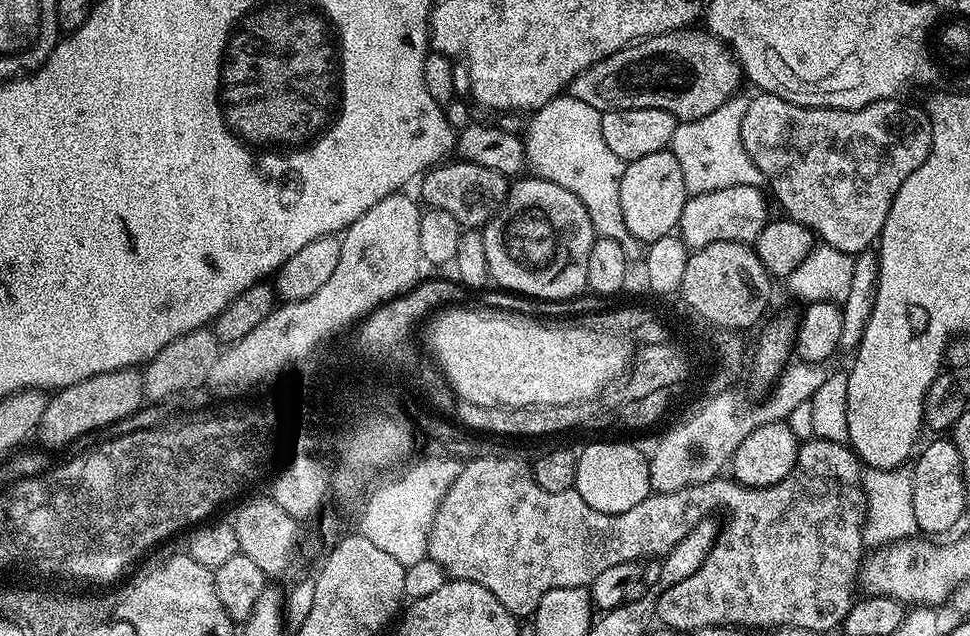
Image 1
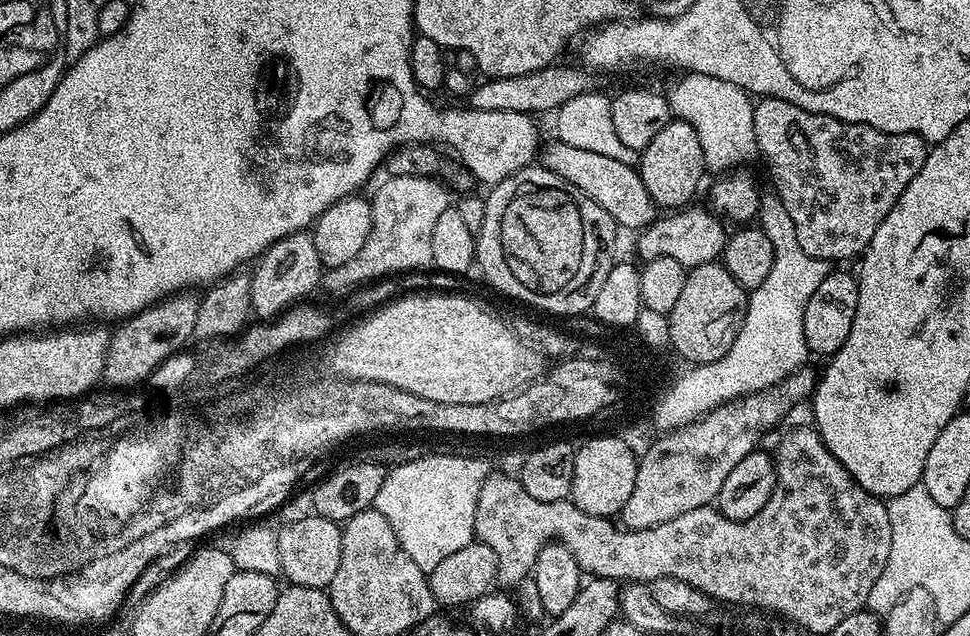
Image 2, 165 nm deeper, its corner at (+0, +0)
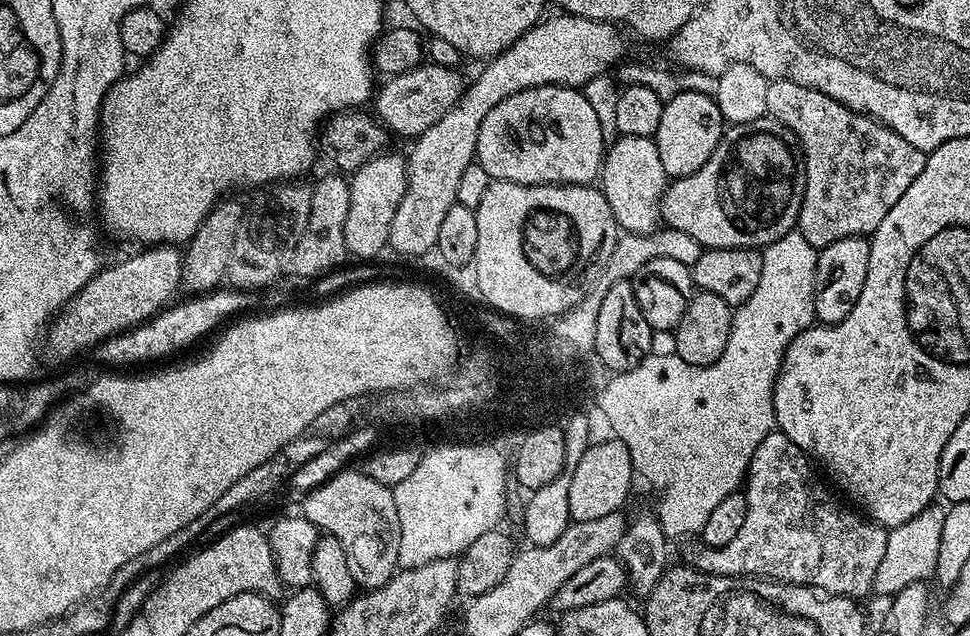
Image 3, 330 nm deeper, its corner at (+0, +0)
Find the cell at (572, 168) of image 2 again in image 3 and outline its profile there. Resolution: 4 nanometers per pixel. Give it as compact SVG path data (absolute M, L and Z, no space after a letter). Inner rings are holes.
M764 115L758 121L731 125L702 170L694 170L694 174L673 179L660 199L660 219L667 227L682 230L682 234L690 234L690 238L700 243L701 249L763 250L797 227L805 190L804 155L798 138L789 128L782 126L782 122Z

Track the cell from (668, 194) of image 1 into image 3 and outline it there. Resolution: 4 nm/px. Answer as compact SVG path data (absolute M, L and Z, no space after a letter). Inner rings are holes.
M679 92L674 98L665 100L662 122L658 122L654 139L668 176L679 178L694 174L694 170L702 170L725 131L726 121L715 95L707 92Z

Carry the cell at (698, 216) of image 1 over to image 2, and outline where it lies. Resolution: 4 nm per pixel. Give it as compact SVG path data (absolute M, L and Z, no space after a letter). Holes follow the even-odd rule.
M688 206L683 210L661 215L643 229L636 240L636 252L641 256L641 261L674 258L674 262L682 262L685 270L719 261L728 244L729 229L724 229L725 221L711 207L696 207Z

